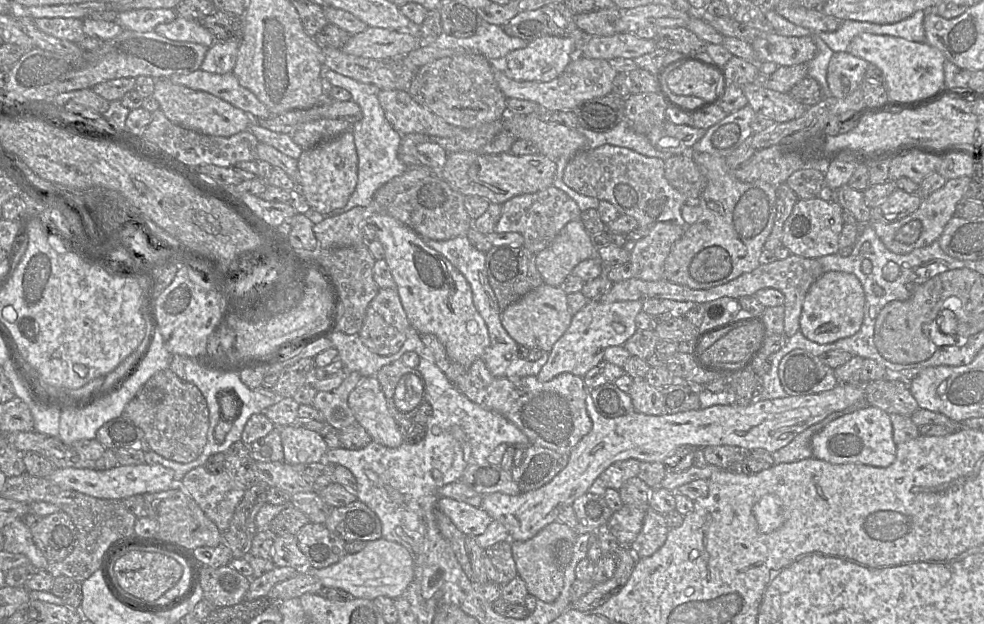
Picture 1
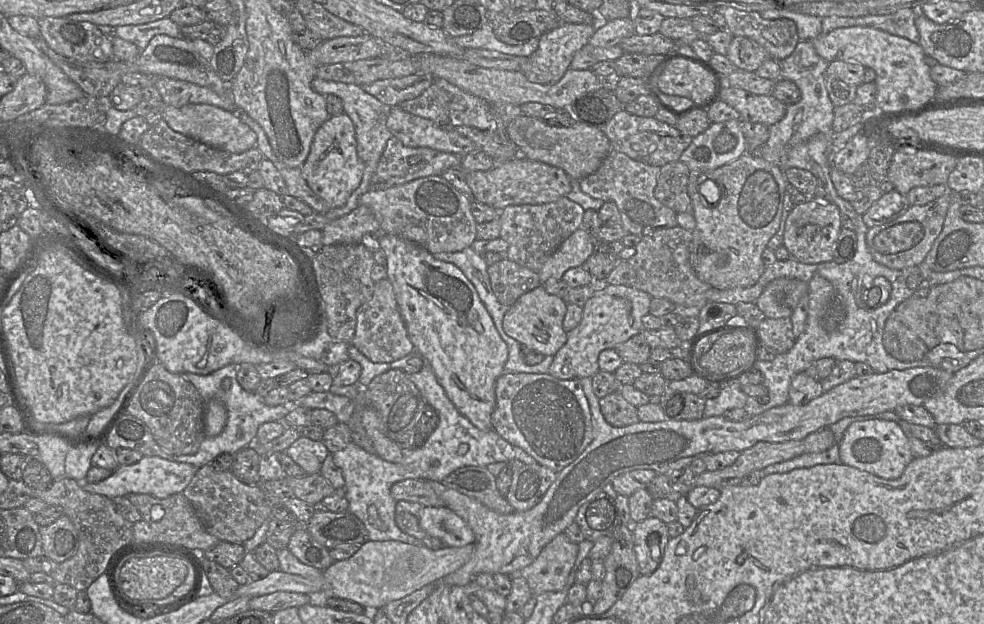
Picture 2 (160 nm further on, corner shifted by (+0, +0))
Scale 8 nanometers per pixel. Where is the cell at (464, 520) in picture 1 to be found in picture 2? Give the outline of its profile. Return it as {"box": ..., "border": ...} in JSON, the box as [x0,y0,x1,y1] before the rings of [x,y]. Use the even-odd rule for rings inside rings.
{"box":[419,506,475,547],"border":[[[445,506],[423,507],[419,524],[428,535],[441,540],[445,547],[463,547],[475,543],[475,535],[469,525]]]}

